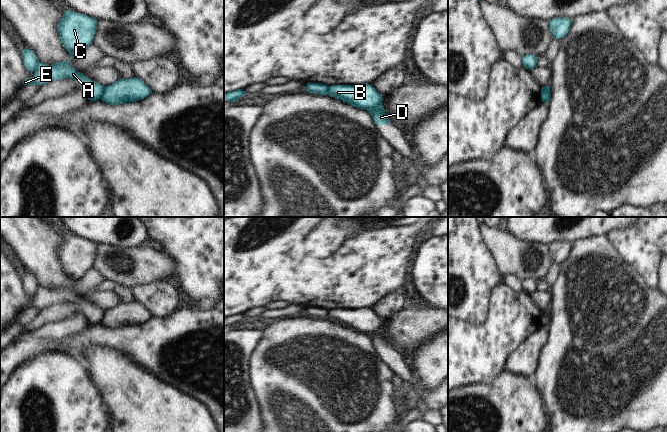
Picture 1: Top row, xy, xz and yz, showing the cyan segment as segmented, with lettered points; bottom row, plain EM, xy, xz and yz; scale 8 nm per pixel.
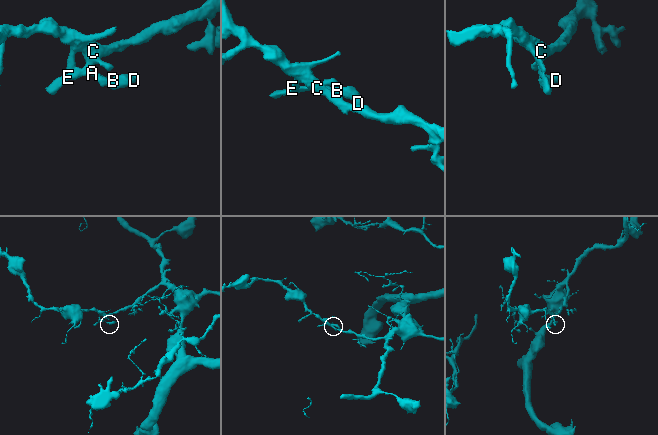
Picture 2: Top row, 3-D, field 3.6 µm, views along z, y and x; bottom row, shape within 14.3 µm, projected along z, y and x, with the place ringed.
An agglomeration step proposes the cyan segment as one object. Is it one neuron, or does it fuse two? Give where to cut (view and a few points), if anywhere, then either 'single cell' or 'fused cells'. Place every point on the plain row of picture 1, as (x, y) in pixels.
cut in xy along (104, 311), (100, 321); fused cells

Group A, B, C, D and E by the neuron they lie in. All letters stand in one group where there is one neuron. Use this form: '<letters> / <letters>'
A C E / B D

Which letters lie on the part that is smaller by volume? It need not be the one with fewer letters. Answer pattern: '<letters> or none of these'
B, D

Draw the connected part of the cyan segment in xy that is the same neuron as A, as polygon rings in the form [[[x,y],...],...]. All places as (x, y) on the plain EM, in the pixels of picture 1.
[[[28,272],[22,274],[22,283],[27,294],[35,296],[31,302],[27,302],[22,306],[23,309],[41,310],[53,304],[70,302],[80,308],[90,325],[96,325],[102,321],[104,310],[90,304],[84,297],[77,296],[69,289],[69,284],[47,289],[39,286],[34,275]]]

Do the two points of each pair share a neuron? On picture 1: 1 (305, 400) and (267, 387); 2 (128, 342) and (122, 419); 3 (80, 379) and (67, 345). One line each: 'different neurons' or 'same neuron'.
1: same neuron
2: different neurons
3: different neurons

